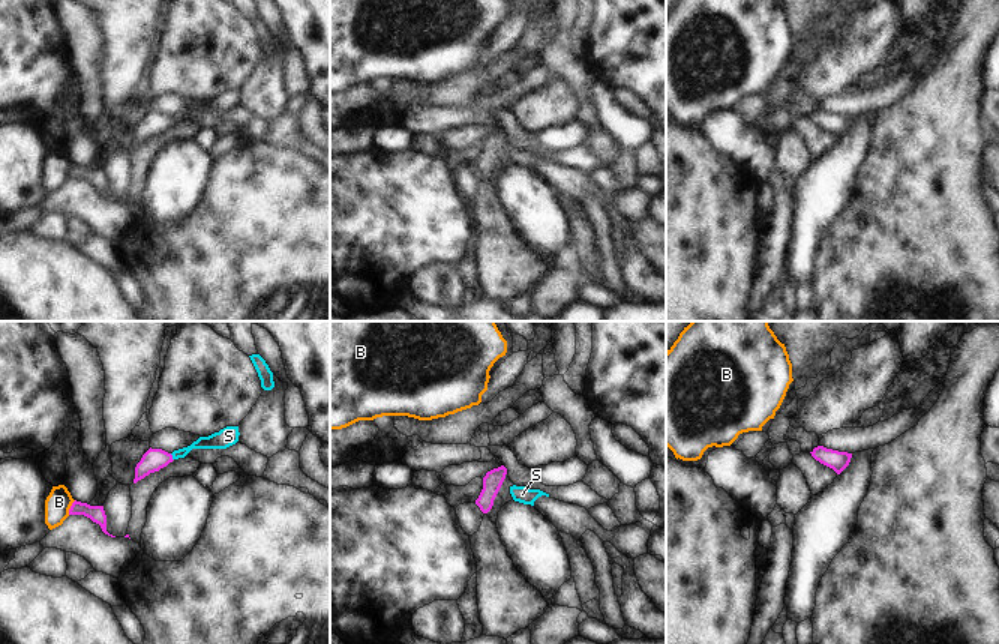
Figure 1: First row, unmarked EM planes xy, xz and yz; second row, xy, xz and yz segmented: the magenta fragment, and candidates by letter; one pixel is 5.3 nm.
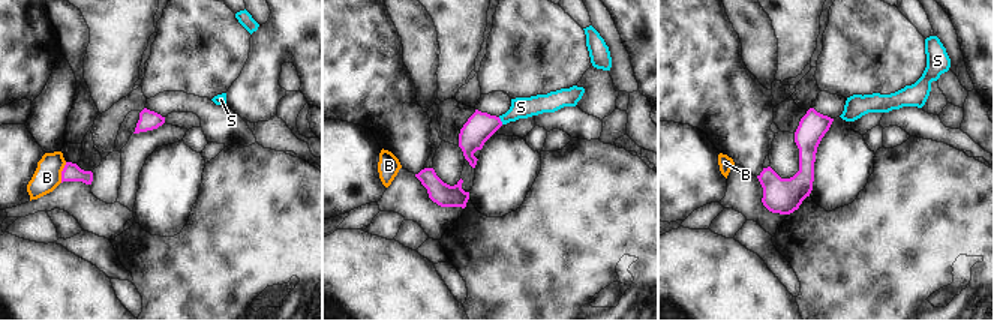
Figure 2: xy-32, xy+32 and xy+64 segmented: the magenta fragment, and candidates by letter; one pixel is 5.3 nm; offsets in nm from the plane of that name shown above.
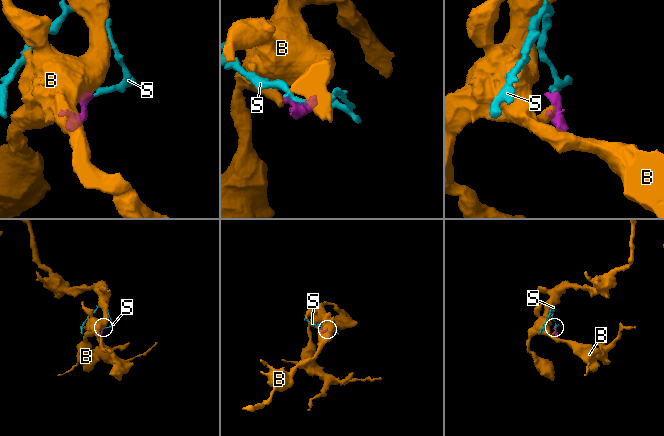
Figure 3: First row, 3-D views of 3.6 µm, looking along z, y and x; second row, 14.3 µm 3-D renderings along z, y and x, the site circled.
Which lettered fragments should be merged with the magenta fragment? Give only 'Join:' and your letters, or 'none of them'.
Join: S.

